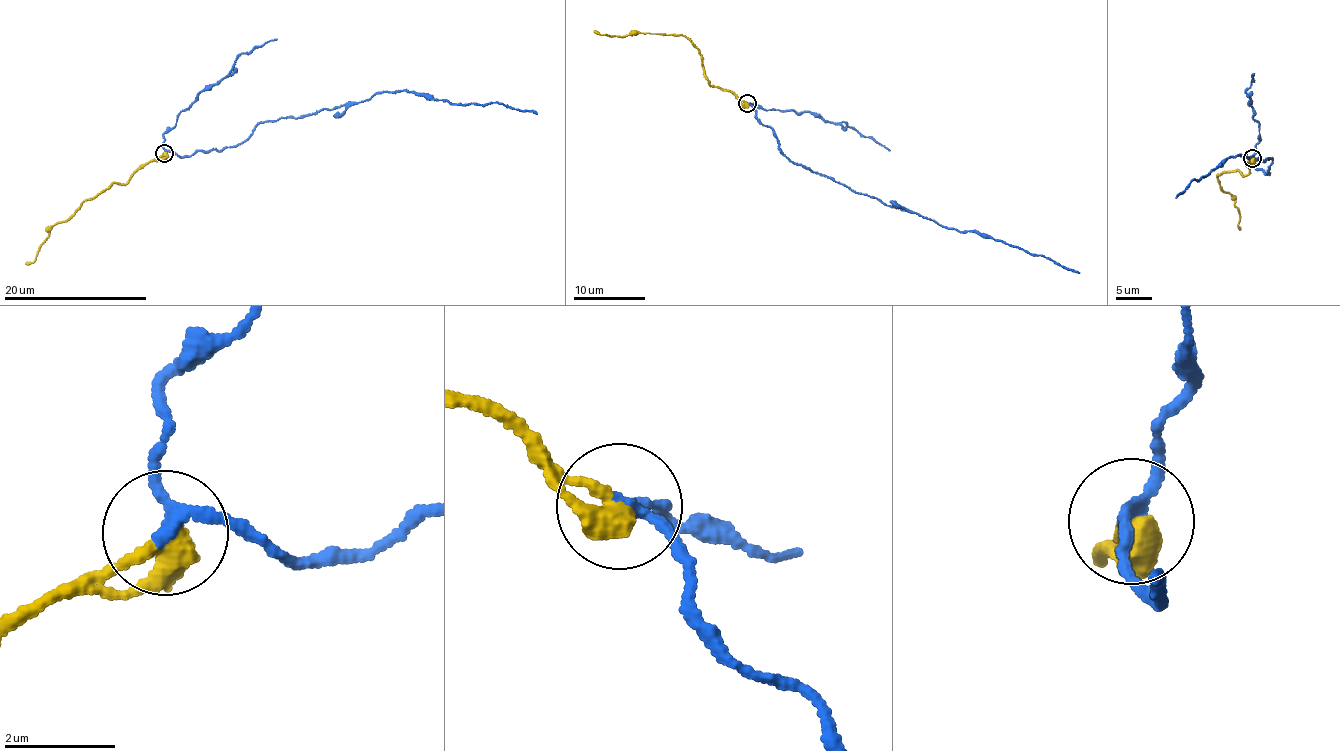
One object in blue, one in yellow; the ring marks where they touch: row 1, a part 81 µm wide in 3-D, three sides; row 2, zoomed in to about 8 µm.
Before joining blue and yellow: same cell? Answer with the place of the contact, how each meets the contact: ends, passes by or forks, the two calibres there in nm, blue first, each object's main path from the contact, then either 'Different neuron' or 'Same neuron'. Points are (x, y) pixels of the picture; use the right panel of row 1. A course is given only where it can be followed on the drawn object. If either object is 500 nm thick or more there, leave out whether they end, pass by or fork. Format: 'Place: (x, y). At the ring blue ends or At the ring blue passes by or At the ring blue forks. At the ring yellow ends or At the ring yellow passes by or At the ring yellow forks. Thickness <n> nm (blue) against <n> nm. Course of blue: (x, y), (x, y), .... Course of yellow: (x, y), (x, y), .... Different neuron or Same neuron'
Place: (1252, 158). Thickness 200 nm (blue) against 550 nm. Course of blue: (1251, 158), (1254, 168), (1268, 175), (1272, 158), (1248, 159), (1246, 152), (1190, 180), (1176, 197). Course of yellow: (1251, 158), (1249, 172), (1244, 176), (1237, 170), (1222, 171), (1217, 177), (1239, 212), (1237, 226), (1240, 228). Same neuron

